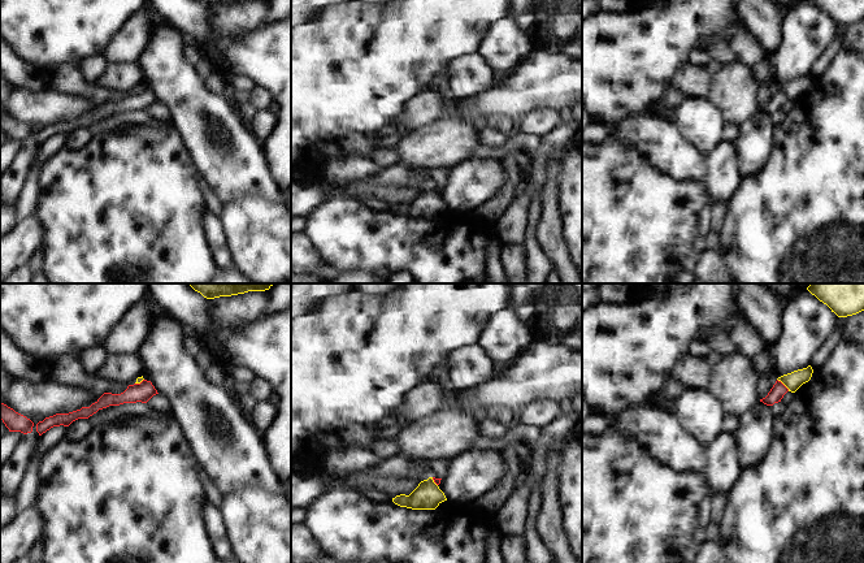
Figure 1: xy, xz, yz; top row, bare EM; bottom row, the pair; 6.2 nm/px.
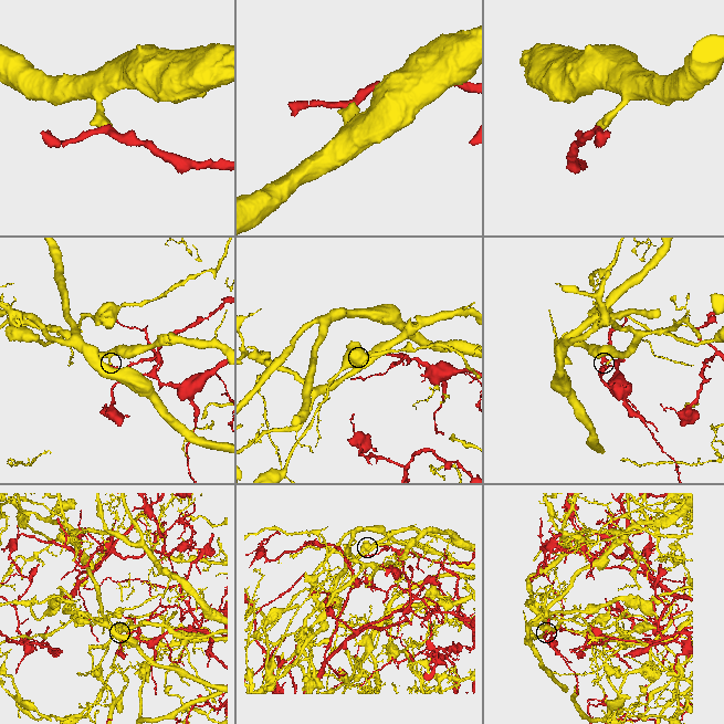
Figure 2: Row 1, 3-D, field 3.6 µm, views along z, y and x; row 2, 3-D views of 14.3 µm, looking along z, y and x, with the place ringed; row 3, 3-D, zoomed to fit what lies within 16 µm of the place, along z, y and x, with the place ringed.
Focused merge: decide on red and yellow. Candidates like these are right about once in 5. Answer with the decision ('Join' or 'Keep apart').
Keep apart

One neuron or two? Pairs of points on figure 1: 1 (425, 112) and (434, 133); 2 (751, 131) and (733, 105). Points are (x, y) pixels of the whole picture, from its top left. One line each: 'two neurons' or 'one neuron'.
1: two neurons
2: two neurons

